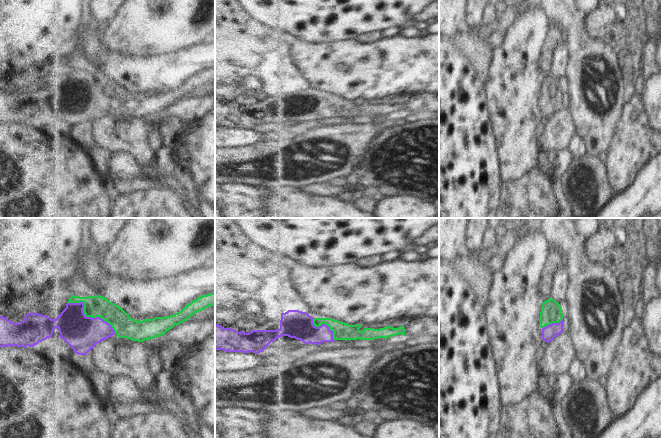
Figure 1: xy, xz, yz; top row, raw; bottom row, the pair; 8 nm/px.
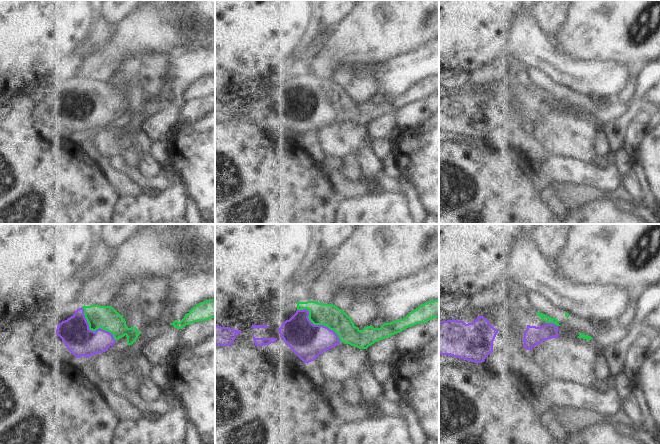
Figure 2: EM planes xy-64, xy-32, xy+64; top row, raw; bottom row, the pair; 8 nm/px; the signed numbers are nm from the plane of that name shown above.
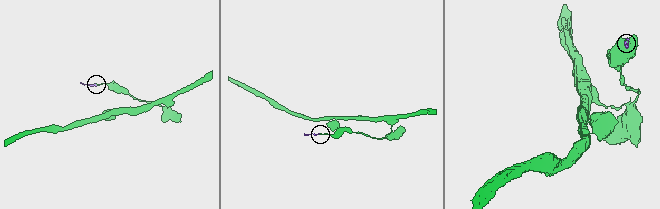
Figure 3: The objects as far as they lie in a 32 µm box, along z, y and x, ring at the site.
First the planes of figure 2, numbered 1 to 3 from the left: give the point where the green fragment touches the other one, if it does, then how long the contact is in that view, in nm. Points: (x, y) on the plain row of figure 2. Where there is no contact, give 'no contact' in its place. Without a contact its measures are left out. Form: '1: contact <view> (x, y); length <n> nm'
1: contact xy-64 (93, 107); length 380 nm
2: contact xy-32 (317, 101); length 440 nm
3: contact xy+64 (552, 99); length 90 nm

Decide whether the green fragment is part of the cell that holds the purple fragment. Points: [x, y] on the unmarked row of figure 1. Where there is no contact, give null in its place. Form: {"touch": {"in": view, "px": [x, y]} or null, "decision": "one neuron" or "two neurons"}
{"touch": {"in": "xy", "px": [88, 93]}, "decision": "one neuron"}

